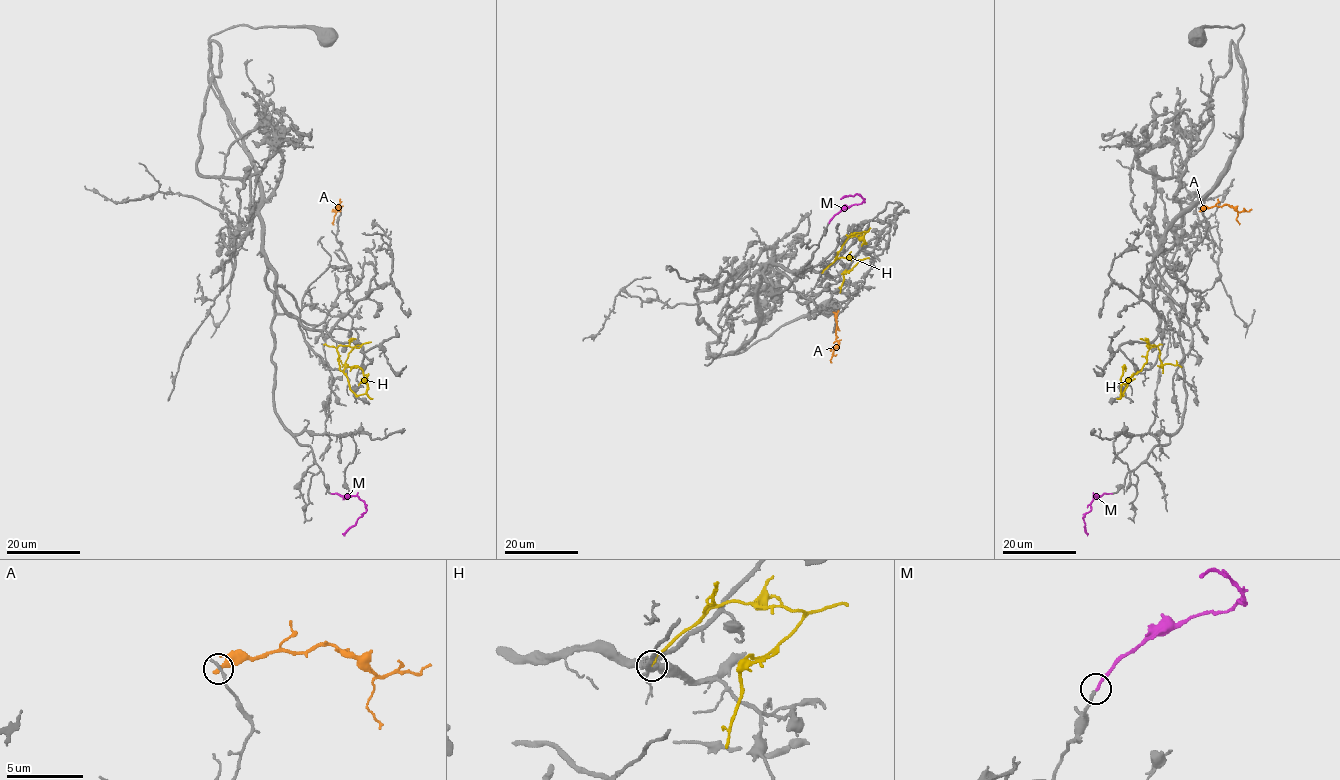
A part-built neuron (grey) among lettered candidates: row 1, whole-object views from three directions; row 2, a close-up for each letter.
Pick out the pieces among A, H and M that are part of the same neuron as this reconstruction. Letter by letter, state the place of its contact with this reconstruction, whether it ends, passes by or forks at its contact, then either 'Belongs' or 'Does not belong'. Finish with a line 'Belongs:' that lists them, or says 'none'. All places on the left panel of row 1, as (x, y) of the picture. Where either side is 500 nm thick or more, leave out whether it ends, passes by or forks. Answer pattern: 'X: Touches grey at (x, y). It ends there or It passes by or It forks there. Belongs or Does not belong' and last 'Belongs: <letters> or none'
A: Touches grey at (340, 210). It ends there. Does not belong
H: Touches grey at (324, 344). It ends there. Does not belong
M: Touches grey at (330, 493). It ends there. Belongs
Belongs: M

